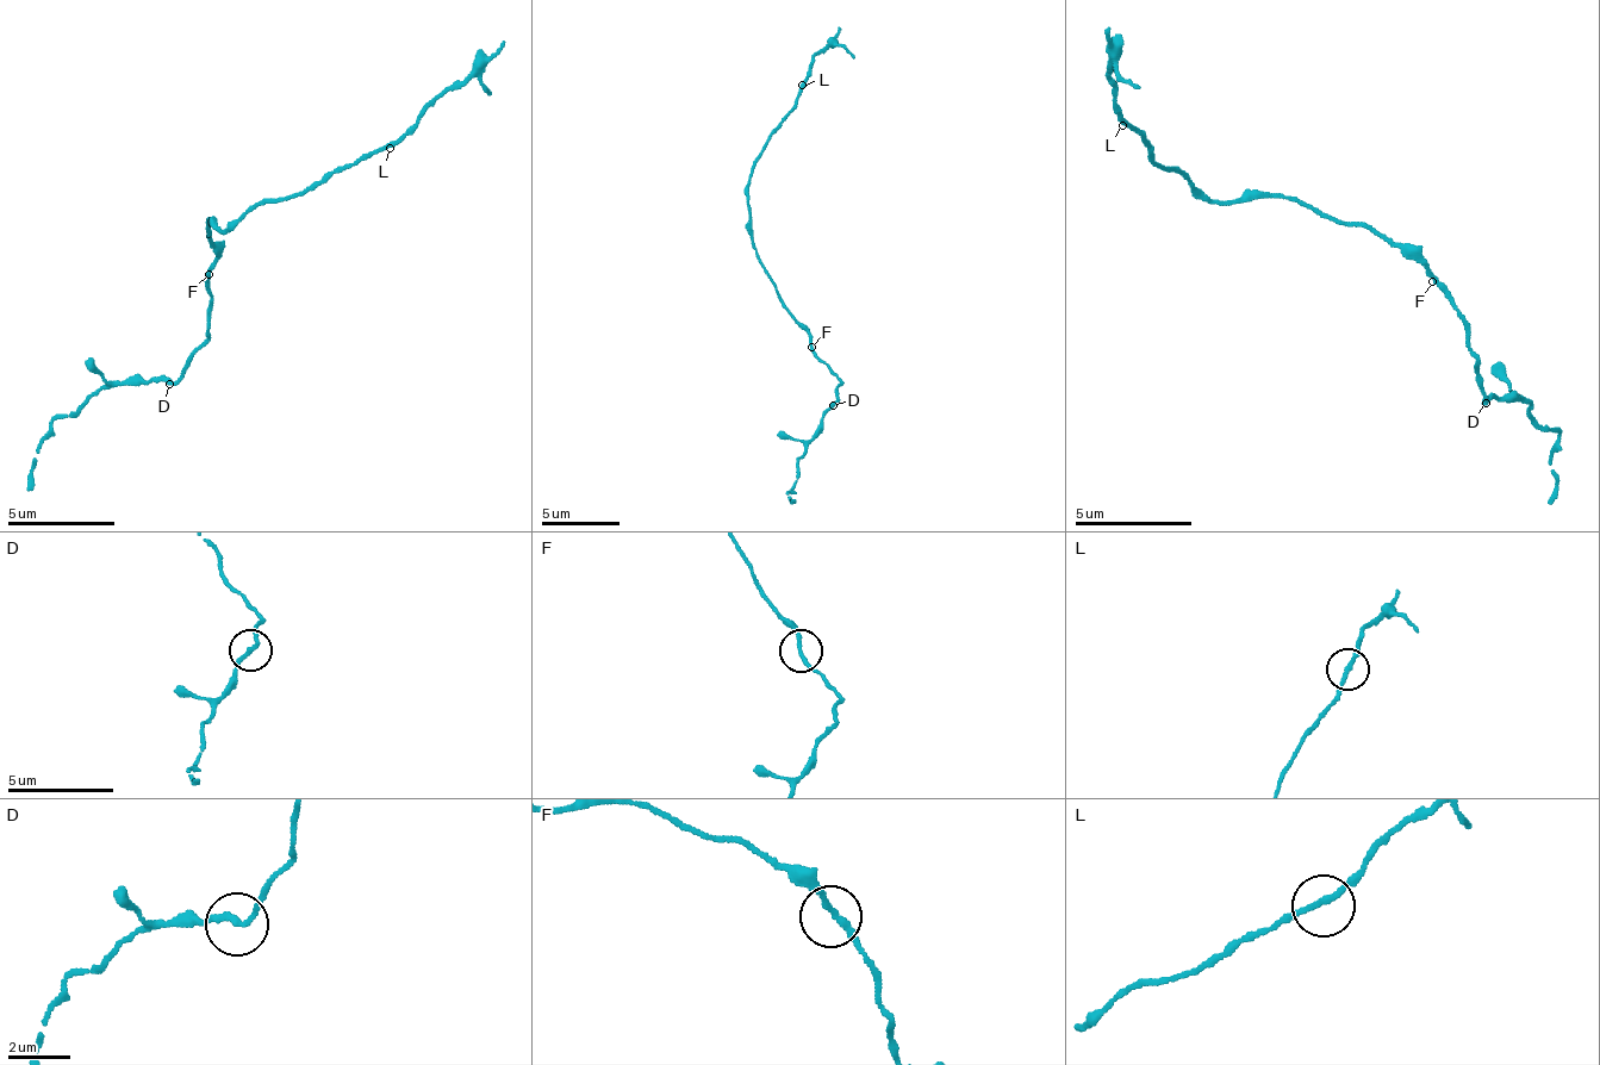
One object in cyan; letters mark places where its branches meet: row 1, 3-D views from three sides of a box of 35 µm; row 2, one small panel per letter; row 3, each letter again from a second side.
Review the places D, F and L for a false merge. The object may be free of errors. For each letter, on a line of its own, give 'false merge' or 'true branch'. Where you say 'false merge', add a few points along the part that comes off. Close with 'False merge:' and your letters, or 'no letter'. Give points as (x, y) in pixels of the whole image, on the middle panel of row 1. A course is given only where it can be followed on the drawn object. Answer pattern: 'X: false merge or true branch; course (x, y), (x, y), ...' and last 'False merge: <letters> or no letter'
D: true branch
F: true branch
L: true branch
False merge: no letter

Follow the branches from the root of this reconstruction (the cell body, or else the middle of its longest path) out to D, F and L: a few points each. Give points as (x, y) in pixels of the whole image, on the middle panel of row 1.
D: (770, 276), (789, 316), (809, 332), (813, 352), (826, 361), (841, 382), (833, 404)
F: (770, 276), (789, 316), (809, 332), (811, 347)
L: (770, 276), (753, 248), (751, 206), (746, 203), (745, 190), (755, 162), (773, 131), (788, 117), (802, 85)

